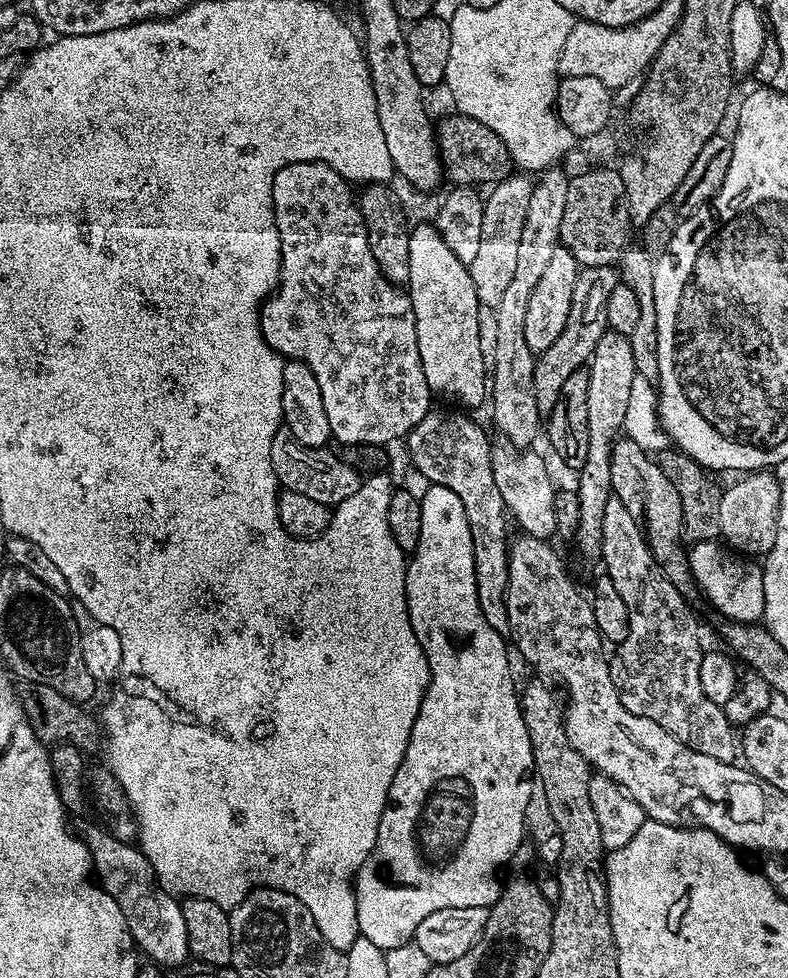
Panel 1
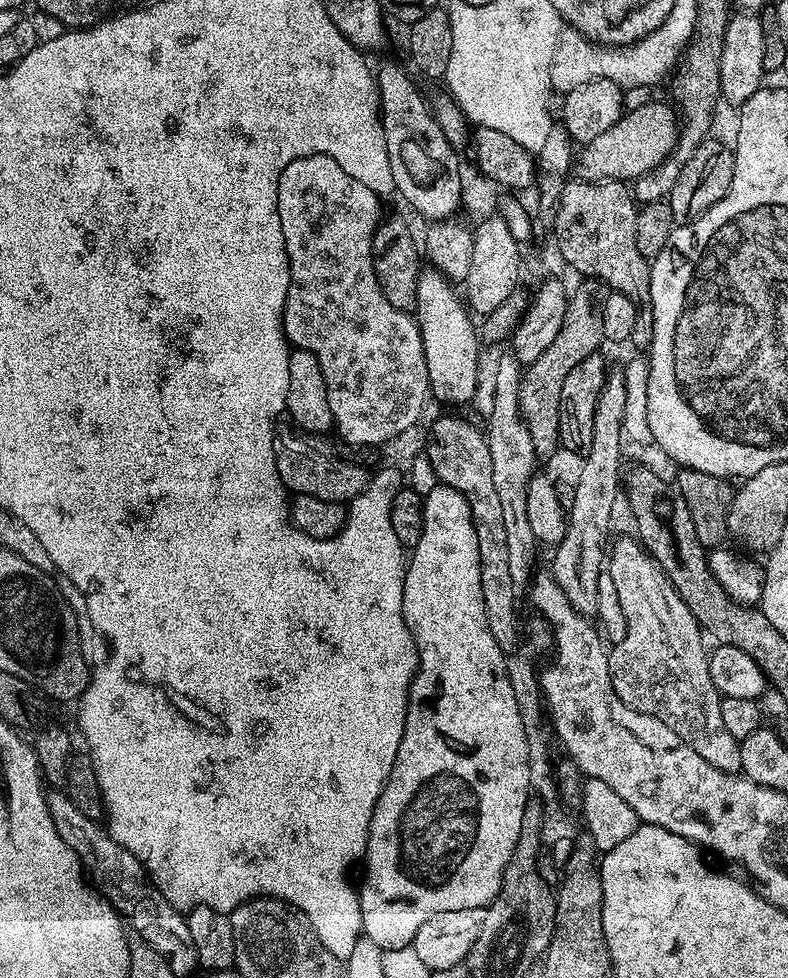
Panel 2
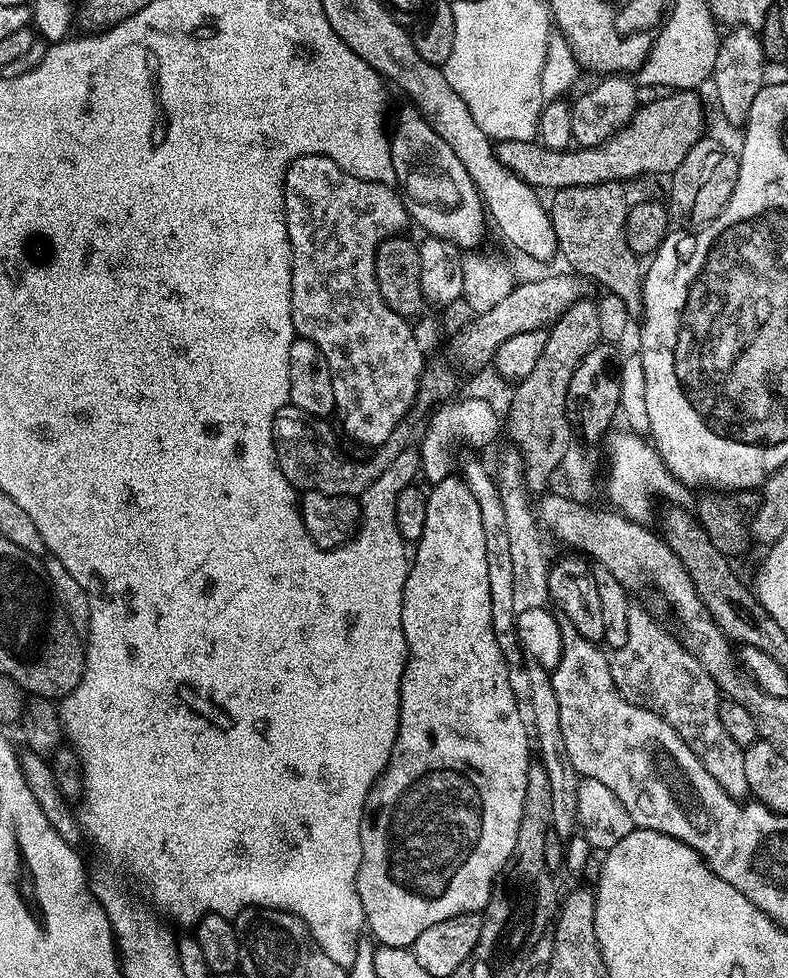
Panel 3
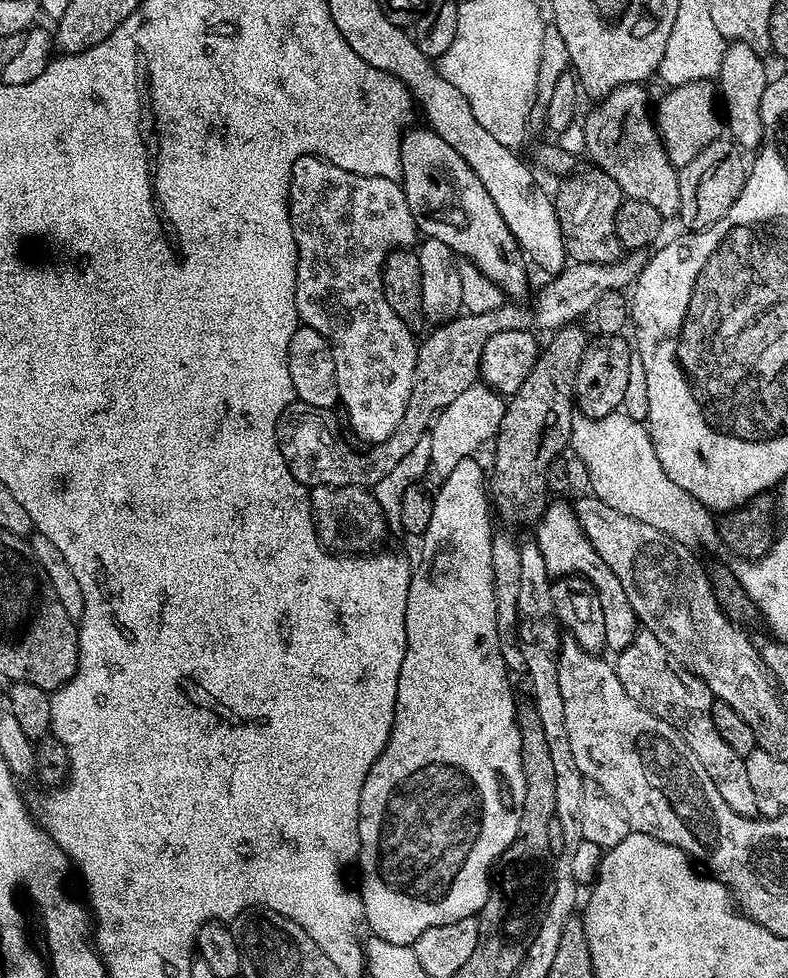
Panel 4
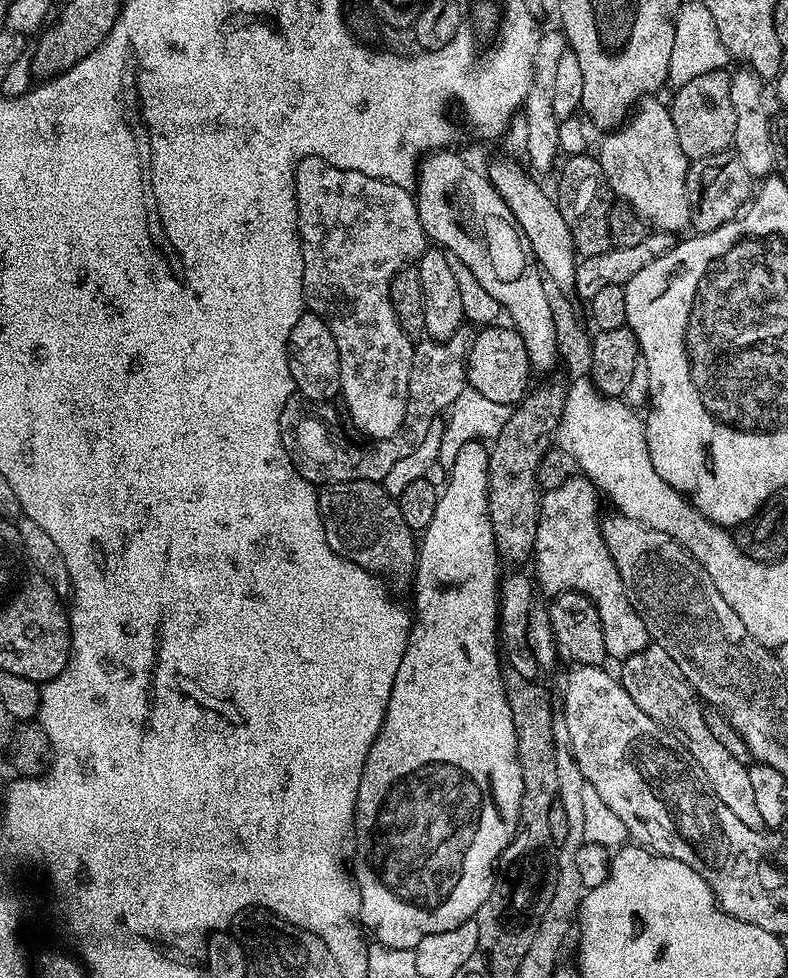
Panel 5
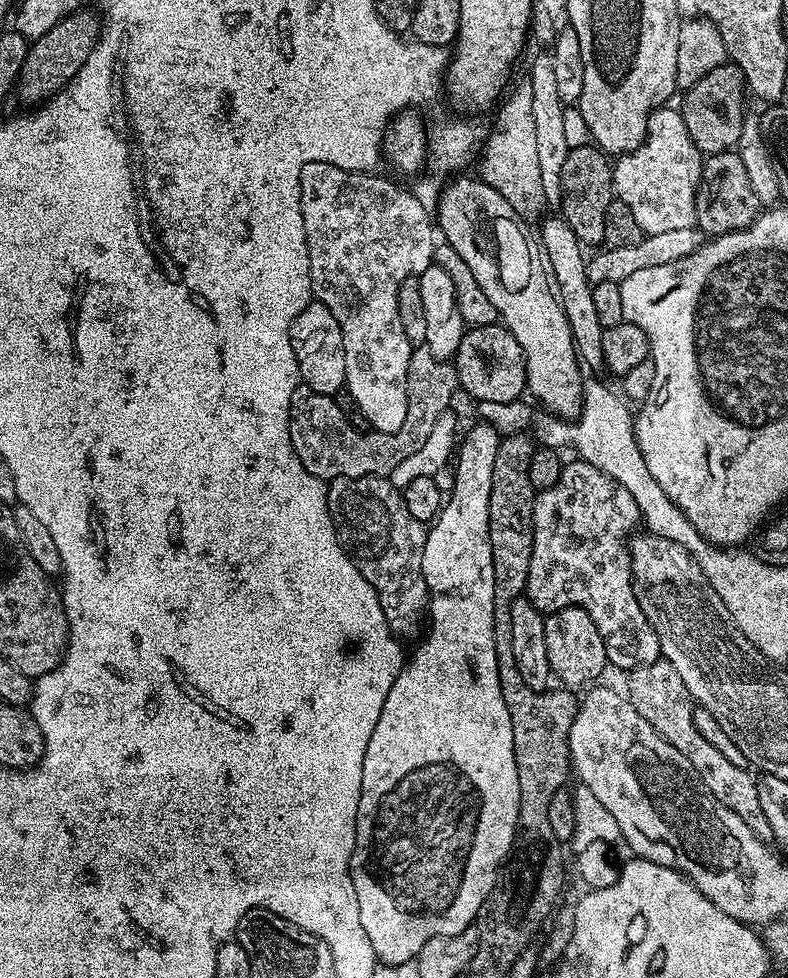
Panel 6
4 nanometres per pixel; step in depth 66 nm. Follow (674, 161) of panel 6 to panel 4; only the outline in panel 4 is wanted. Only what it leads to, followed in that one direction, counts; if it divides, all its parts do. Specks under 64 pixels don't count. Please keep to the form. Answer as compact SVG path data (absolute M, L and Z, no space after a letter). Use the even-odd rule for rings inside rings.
M627 84L603 97L582 120L587 155L601 172L608 172L618 182L627 199L650 202L658 214L672 218L679 213L678 182L680 174L670 162L655 119L648 117L648 92L644 84Z

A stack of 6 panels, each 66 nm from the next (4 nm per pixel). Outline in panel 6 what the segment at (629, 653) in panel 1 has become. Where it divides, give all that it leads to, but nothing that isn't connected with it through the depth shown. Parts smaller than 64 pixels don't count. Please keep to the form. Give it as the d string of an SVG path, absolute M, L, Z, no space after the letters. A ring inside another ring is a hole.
M661 658L653 664L631 669L627 676L626 695L634 710L638 710L638 714L642 714L642 718L646 718L646 722L650 722L650 726L654 726L654 730L658 730L658 734L670 742L670 746L686 754L690 766L694 766L698 778L702 778L706 790L710 790L718 802L734 810L734 814L738 814L738 818L742 818L742 822L754 830L759 840L771 841L770 822L766 822L766 814L762 814L762 805L758 802L757 777L748 768L734 766L734 762L729 762L720 751L710 746L710 742L706 742L706 738L702 738L698 726L694 726L692 695L690 690L686 690L686 682L682 682L678 670L674 670L668 660Z

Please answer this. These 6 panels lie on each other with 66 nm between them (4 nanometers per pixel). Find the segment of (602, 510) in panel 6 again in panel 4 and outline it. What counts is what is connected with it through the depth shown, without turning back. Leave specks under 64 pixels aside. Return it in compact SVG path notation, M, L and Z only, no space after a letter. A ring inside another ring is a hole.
M568 502L549 503L544 517L535 525L534 541L542 552L546 570L551 574L579 574L585 576L594 586L598 598L602 602L602 614L606 617L606 642L613 653L619 654L623 648L630 646L638 631L638 621L630 606L630 598L626 598L626 590L622 590L622 582L618 582L618 574L598 558L598 550L586 538L582 526L576 517L576 509Z

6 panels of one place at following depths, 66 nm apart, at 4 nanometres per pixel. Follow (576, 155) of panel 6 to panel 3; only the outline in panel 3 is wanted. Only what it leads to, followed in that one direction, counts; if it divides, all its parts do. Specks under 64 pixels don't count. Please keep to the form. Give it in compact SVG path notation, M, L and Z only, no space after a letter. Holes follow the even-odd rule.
M611 180L605 184L591 184L590 186L570 186L559 189L556 196L550 200L550 215L554 234L556 235L556 251L569 264L571 271L577 276L597 280L601 289L618 294L622 302L626 302L626 310L633 318L643 317L644 314L644 277L642 275L641 257L635 256L626 242L626 214L630 207L630 199L624 193L623 183Z

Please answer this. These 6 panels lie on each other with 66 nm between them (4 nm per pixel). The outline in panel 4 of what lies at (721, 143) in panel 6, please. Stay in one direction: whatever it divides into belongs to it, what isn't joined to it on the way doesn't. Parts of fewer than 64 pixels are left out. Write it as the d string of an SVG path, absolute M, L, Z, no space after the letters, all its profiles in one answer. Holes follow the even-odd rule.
M710 80L669 87L667 91L660 100L658 131L670 162L679 170L685 168L706 146L721 139L722 108L718 103L717 85Z

